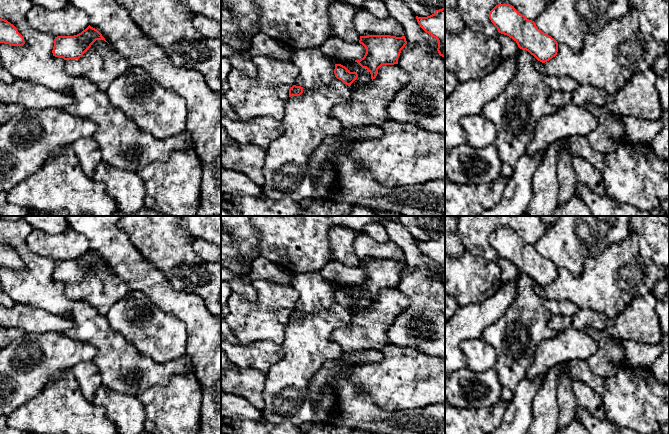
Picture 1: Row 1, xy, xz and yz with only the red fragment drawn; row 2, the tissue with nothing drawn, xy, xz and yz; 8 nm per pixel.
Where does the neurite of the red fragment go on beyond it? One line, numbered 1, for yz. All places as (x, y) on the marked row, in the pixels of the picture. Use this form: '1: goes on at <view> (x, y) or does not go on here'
1: does not go on here

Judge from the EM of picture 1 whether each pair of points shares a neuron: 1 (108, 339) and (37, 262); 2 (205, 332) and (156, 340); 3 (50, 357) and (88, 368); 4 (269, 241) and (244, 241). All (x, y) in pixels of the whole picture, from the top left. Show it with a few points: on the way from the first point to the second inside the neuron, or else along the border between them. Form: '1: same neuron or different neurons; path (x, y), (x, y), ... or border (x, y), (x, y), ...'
1: same neuron; path (85, 319), (54, 294), (43, 291), (37, 285)
2: different neurons; border (174, 315), (185, 326), (186, 353)
3: different neurons; border (91, 360), (78, 362), (71, 369)
4: different neurons; border (253, 226), (259, 235), (261, 255)

